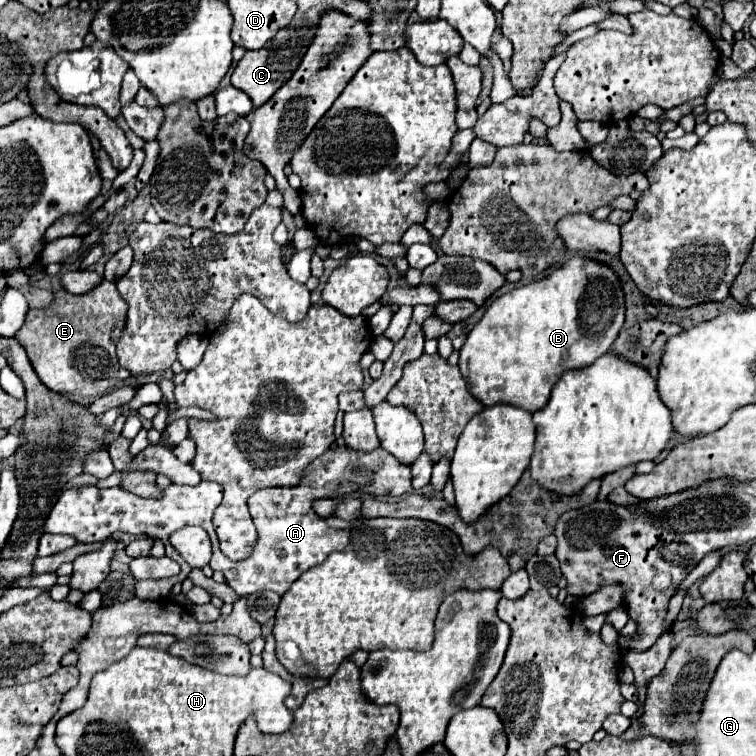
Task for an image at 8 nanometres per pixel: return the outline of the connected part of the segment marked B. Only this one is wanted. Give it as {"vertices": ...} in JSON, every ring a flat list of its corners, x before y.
{"vertices":[[577,256,555,270,549,278,515,288,497,298,479,324,475,324,475,328,469,332,467,342,461,348,459,368,467,380,469,392,483,406,503,402,533,414,545,408,551,388,557,384,559,376,563,376,567,370,579,370,593,364,609,350,623,326,623,320,625,298,617,274,609,266]]}

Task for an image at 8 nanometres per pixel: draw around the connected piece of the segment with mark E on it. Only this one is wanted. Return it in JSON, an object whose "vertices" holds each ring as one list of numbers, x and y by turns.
{"vertices":[[105,280,99,288,95,288,93,292,89,292,85,296,73,296,65,290,55,292,51,306,27,312,25,324,17,332,17,340,27,350,27,356,31,360,37,376,41,376,41,380,47,388,51,388,53,392,59,392,59,394,77,392,77,394,85,394,85,396,97,396,97,394,103,394,105,390,113,388,121,380,127,380,127,376,131,376,131,372,121,368,117,362,115,338,113,338,113,330,117,326,121,326,121,330,123,330,125,318,127,318,127,302,117,292,115,282]]}

